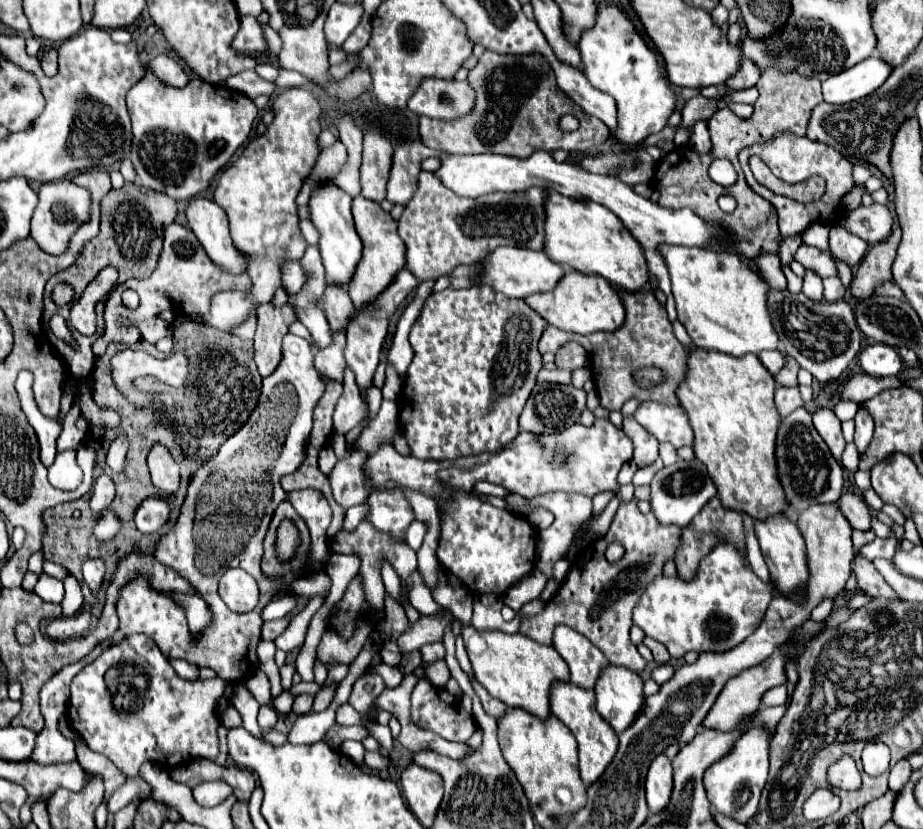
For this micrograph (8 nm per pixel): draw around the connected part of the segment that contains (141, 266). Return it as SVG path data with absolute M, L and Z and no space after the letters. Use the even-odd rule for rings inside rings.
M125 183L123 189L115 191L111 189L103 199L101 199L101 227L99 235L83 247L83 253L79 255L79 261L65 271L59 271L55 277L49 279L45 287L45 305L55 305L51 299L51 291L55 285L65 283L71 285L75 291L75 297L79 297L85 289L85 285L107 265L115 267L119 271L119 281L127 281L131 277L137 279L147 279L151 277L161 243L163 243L163 231L169 223L173 223L177 213L177 203L167 197L165 193L153 191L153 189L143 189L139 183Z

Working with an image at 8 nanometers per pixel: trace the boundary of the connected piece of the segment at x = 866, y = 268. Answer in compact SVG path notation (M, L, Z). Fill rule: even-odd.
M895 225L891 235L877 243L871 245L863 257L863 261L859 263L853 283L851 283L851 295L857 299L869 299L875 293L875 287L879 287L881 283L889 281L895 283L891 277L891 265L895 261L895 253L901 241L901 229Z

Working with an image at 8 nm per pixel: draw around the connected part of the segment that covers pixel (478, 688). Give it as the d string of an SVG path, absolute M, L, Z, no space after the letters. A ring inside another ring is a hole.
M471 679L471 685L473 685L473 689L475 689L475 693L479 695L479 699L481 699L481 705L483 705L483 709L491 715L491 717L499 717L503 711L505 711L505 705L499 701L499 699L495 699L495 697L491 697L485 689L483 689L483 685L479 685L479 681L475 681L475 679Z

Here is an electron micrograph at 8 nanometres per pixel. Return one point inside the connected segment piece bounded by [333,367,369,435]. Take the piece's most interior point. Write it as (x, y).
(351, 409)

